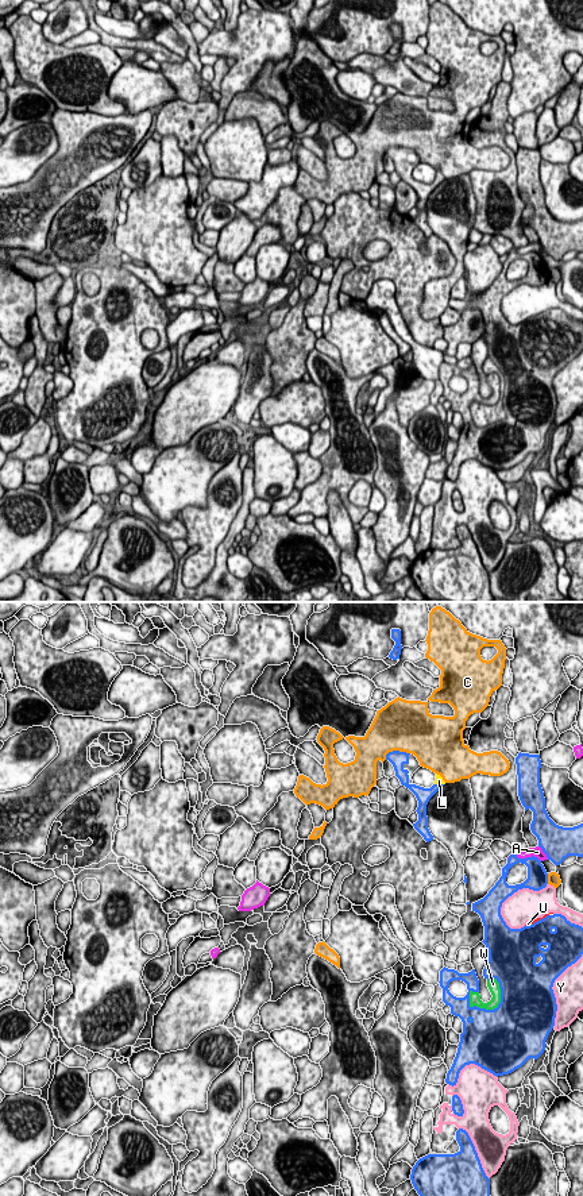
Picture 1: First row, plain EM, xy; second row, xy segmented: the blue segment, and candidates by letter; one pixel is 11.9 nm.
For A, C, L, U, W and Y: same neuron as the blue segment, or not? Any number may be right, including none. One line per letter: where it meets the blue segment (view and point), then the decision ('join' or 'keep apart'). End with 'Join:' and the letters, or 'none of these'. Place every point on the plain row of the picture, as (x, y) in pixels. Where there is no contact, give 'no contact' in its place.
A: xy (528, 253) | keep apart
C: xy (394, 146) | keep apart
L: xy (439, 180) | join
U: xy (537, 316) | join
W: xy (498, 401) | join
Y: xy (512, 289) | keep apart
Join: L, U, W

